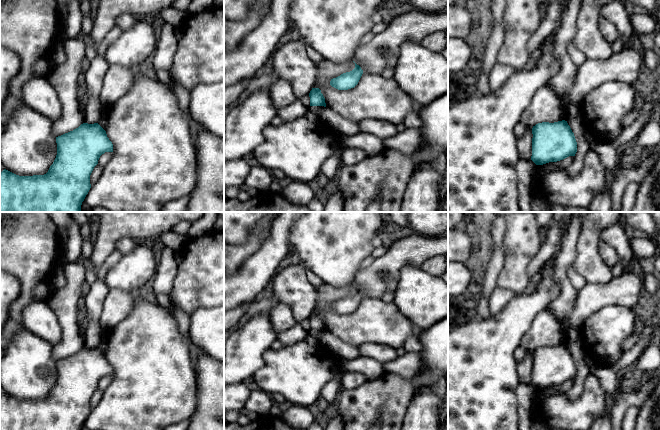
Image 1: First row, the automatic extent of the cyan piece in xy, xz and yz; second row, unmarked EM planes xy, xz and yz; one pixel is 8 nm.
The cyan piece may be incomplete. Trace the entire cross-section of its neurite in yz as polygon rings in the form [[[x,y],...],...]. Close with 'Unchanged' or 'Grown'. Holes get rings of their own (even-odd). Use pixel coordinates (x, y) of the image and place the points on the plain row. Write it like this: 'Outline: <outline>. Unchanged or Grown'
Outline: [[[567,345],[542,346],[532,352],[532,380],[536,389],[575,380],[577,366]]]. Unchanged

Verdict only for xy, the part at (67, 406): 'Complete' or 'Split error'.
Complete

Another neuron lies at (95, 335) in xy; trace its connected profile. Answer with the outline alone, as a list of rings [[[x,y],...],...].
[[[100,279],[90,285],[88,294],[84,297],[87,307],[88,325],[84,335],[84,345],[94,348],[101,345],[108,332],[99,323],[99,317],[103,308],[104,300],[109,292],[107,285]]]

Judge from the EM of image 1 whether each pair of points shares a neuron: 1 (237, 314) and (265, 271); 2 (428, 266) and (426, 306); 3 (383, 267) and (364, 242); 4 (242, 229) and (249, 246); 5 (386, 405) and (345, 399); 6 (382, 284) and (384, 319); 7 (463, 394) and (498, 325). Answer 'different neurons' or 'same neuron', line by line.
1: different neurons
2: different neurons
3: different neurons
4: different neurons
5: same neuron
6: different neurons
7: same neuron

